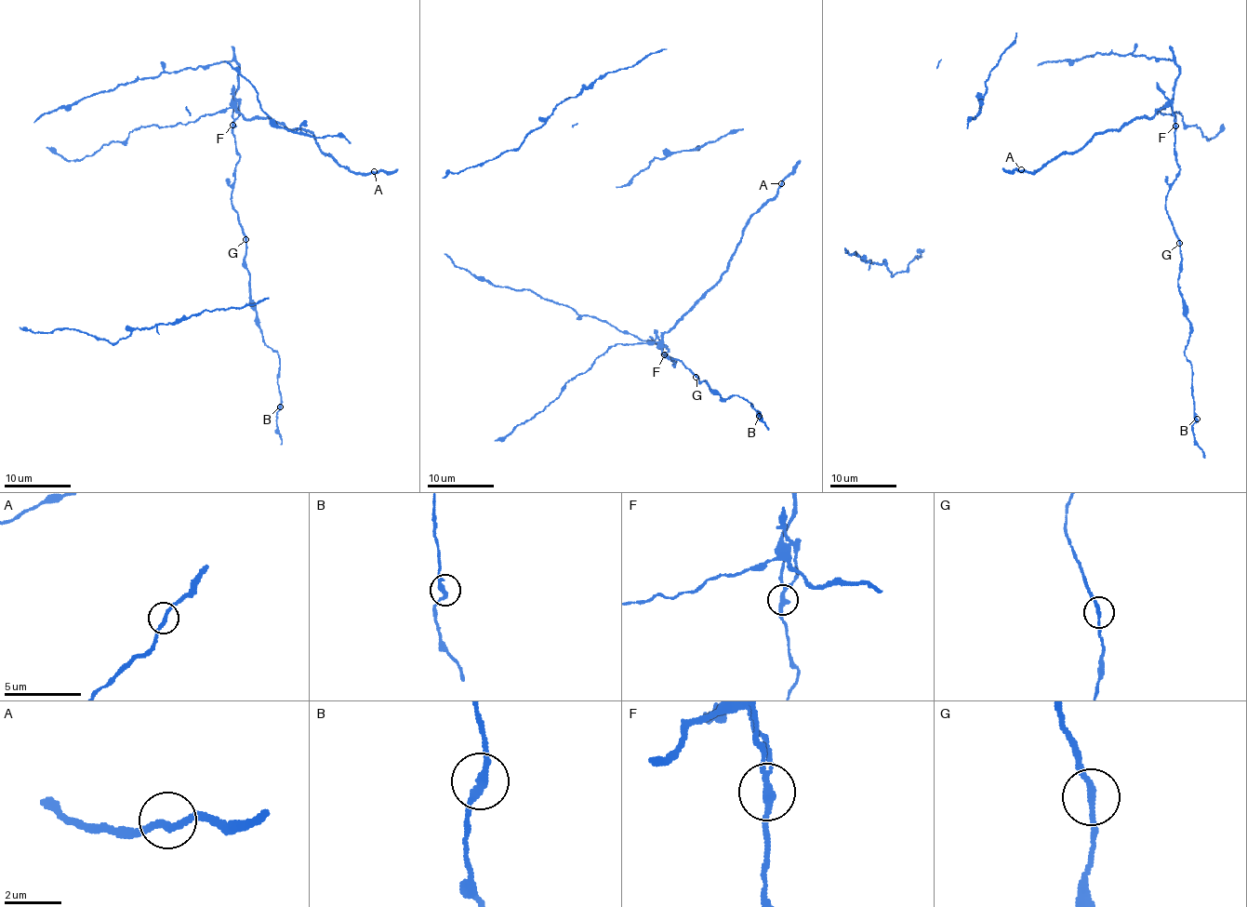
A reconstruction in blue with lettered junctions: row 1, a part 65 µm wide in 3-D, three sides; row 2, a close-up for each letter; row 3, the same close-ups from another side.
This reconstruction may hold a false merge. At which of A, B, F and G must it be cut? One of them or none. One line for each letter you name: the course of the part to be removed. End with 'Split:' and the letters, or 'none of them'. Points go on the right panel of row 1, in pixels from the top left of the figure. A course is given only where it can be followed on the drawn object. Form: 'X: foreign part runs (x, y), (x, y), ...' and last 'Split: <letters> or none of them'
F: foreign part runs (1175, 126), (1171, 102), (1157, 82)
Split: F

